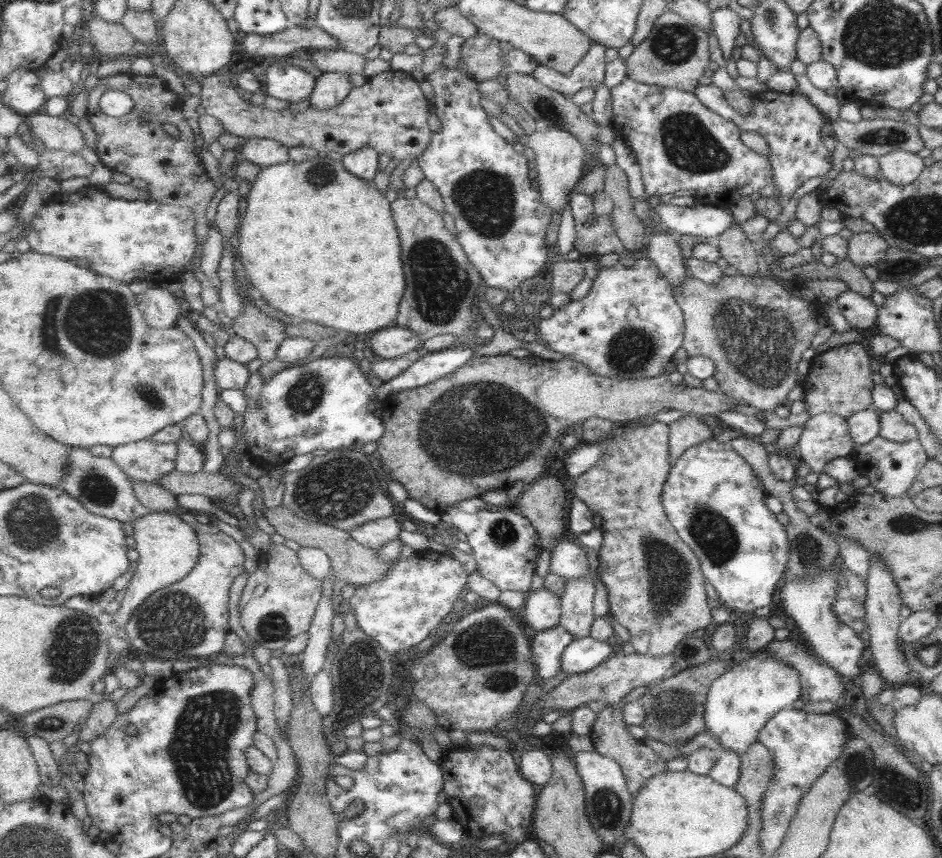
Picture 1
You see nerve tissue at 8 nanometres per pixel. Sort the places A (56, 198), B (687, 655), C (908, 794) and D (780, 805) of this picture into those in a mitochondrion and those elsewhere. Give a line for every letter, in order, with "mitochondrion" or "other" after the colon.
A: other
B: mitochondrion
C: mitochondrion
D: mitochondrion

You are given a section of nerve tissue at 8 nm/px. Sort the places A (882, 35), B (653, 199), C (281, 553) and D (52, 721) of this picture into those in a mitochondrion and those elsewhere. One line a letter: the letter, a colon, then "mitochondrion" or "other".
A: mitochondrion
B: other
C: other
D: mitochondrion

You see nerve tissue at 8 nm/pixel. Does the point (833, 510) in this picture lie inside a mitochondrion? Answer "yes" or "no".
no

